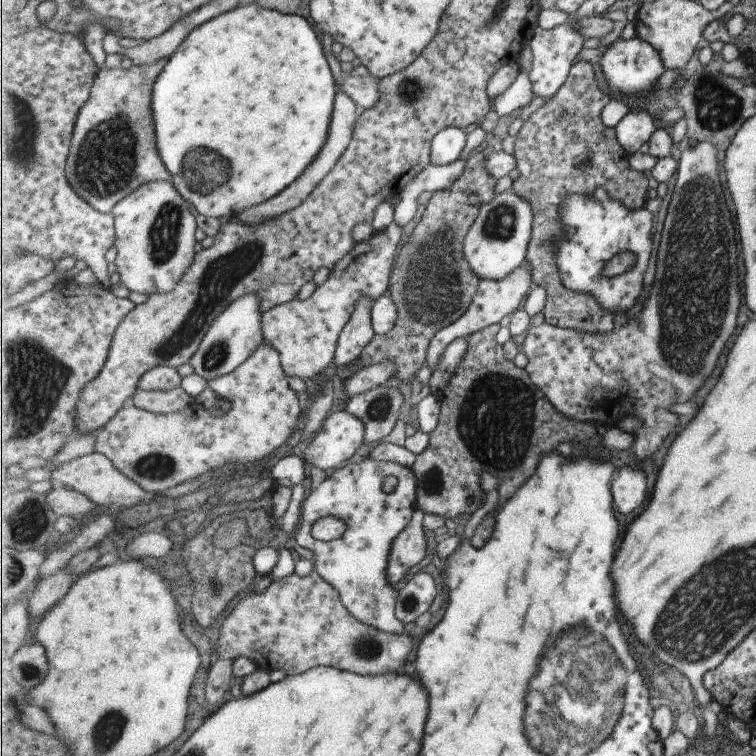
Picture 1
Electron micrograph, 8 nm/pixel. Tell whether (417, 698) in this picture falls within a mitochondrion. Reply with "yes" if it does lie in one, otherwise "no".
no

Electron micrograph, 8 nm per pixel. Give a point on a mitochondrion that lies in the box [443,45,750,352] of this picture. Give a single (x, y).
(717, 107)

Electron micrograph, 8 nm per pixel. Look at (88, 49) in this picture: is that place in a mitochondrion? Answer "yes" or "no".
no

